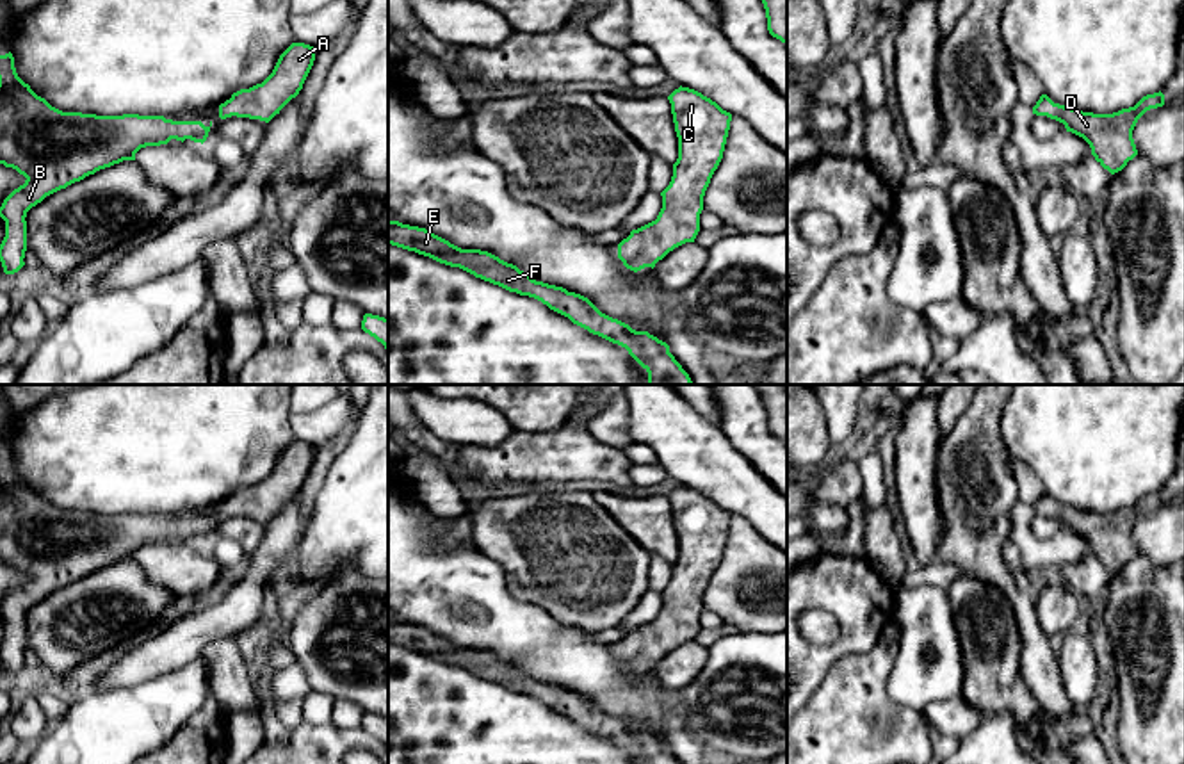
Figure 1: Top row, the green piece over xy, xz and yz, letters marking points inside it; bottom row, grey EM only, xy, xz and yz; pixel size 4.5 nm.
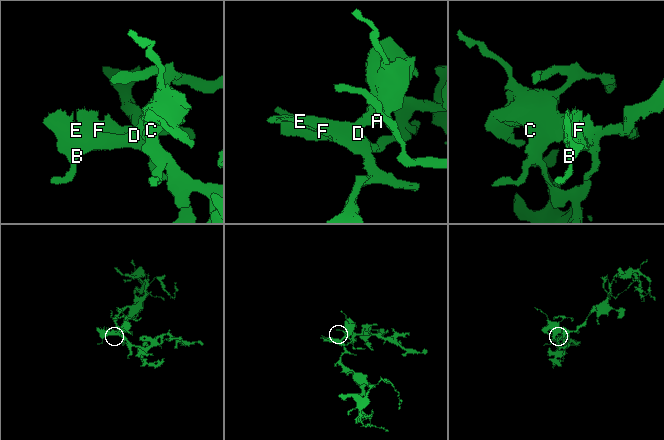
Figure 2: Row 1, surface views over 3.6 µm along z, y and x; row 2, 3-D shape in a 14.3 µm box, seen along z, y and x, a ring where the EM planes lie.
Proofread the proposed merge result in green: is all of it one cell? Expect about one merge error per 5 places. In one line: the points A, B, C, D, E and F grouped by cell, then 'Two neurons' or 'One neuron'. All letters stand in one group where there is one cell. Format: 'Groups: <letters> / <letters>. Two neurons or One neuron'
Groups: A B C D E F. One neuron

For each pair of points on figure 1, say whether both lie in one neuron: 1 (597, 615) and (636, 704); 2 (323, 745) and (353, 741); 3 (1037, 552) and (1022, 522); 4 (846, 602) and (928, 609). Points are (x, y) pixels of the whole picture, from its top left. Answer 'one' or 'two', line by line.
1: two
2: one
3: one
4: two

